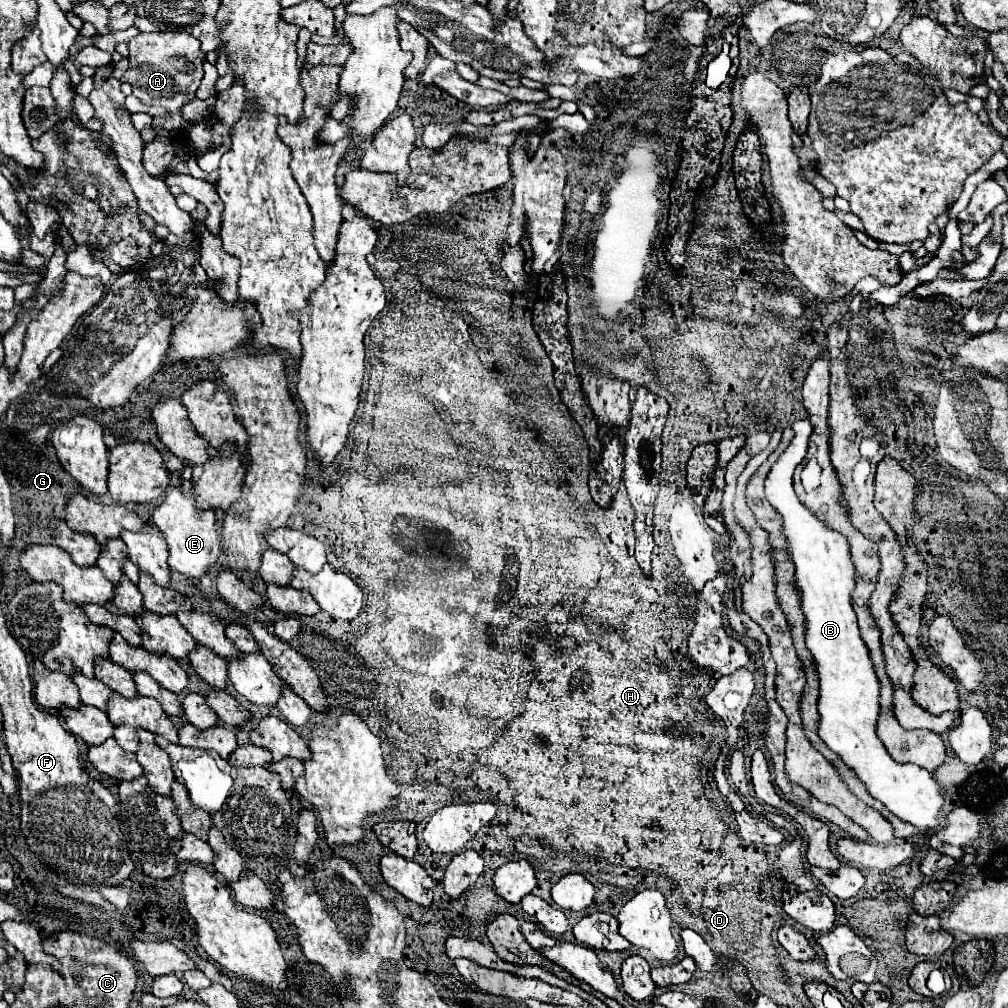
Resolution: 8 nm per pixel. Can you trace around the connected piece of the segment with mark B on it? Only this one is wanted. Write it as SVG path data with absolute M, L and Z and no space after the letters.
M802 419L796 421L792 429L796 437L766 477L766 497L784 517L784 535L788 539L790 557L796 565L796 583L802 591L806 647L810 649L820 673L818 735L850 769L854 769L860 781L868 787L870 795L882 801L894 815L912 825L936 829L942 821L944 791L936 783L934 773L910 763L896 763L876 735L876 719L880 715L880 681L876 681L876 671L872 667L868 647L860 639L858 619L852 609L850 597L856 587L856 567L852 563L850 543L842 533L830 529L828 523L816 519L816 515L812 515L812 511L796 499L792 475L808 453L812 423Z

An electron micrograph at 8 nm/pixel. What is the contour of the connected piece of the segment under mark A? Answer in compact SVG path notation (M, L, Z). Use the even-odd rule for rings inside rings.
M172 31L138 33L136 37L132 37L128 41L128 51L130 51L130 55L128 55L130 73L132 73L130 81L134 83L132 95L138 97L146 105L160 105L160 107L168 109L168 117L156 117L152 127L156 129L158 135L164 135L164 137L172 137L172 135L180 133L186 127L186 121L180 115L180 107L194 99L194 93L196 93L196 89L202 81L202 75L204 75L204 51L200 49L200 41L186 31L178 31L178 33L172 33Z

